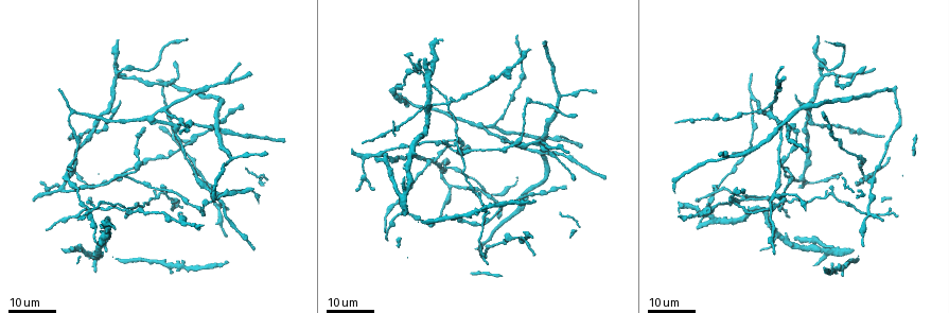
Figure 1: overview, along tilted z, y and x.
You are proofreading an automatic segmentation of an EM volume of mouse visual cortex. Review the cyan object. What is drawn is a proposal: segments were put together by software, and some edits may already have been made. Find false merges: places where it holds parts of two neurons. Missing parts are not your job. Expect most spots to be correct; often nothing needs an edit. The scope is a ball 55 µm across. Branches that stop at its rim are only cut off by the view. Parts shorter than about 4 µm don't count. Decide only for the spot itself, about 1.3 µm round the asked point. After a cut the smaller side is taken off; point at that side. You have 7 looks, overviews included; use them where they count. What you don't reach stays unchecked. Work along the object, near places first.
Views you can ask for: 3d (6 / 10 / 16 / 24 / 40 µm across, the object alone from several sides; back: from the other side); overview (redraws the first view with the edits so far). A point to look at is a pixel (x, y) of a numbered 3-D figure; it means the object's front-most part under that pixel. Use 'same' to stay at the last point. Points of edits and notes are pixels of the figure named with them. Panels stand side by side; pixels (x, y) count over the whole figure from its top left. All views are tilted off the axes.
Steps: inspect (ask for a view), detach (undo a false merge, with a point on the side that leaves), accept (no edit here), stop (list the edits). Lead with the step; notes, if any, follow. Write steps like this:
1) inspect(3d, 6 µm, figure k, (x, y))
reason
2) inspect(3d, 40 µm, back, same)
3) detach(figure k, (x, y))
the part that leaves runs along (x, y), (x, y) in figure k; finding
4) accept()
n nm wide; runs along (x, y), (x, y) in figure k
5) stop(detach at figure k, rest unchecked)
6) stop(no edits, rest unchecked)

inspect(3d, 16 µm, figure 1, (742, 196))
four-way junction

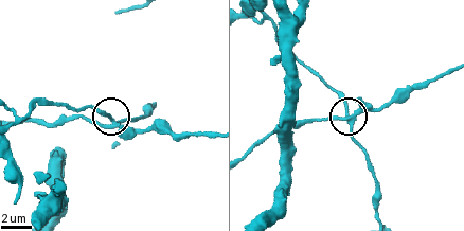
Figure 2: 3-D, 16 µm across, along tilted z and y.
inspect(3d, 10 µm, figure 2, (349, 122))

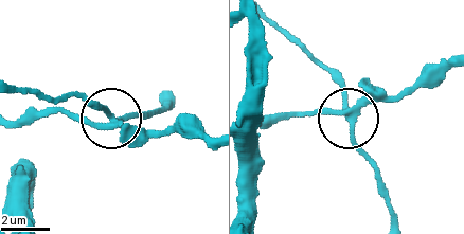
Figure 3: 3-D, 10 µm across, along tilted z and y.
accept()
4 arms; runs along (12, 93), (84, 98), (135, 129), (162, 130) in figure 3; continuous, no second neuron

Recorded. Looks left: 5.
inspect(3d, 16 µm, figure 1, (771, 197))
a fork

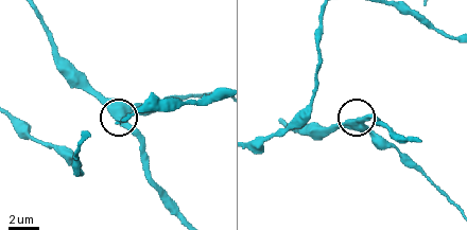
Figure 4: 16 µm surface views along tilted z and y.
inspect(3d, 6 µm, figure 4, (360, 122))

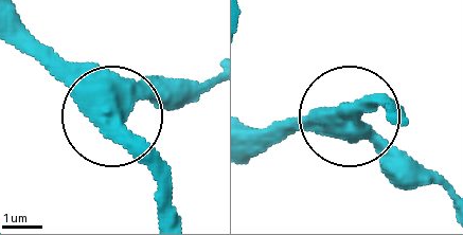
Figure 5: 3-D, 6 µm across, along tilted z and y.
inspect(3d, 6 µm, back, figure 5, (355, 112))

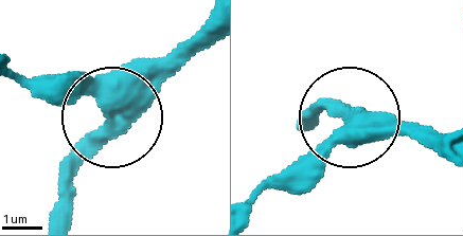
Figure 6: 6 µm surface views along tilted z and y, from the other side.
accept()
runs along (205, 24), (88, 140), (60, 197) in figure 6; one neuron here

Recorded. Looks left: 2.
inspect(3d, 16 µm, figure 1, (766, 108))
two arms in line, one across

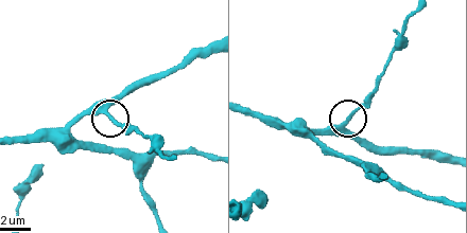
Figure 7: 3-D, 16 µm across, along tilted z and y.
inspect(3d, 6 µm, figure 7, (347, 125))
closer look

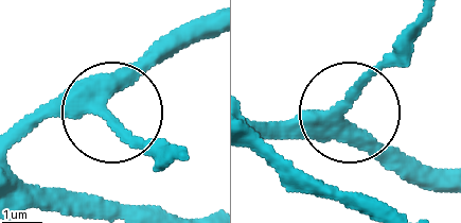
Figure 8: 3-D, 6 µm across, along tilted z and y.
accept()
3 arms; runs along (255, 121), (339, 109), (424, 181) in figure 8; all the same neuron

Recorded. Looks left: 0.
stop(no edits, rest unchecked)

